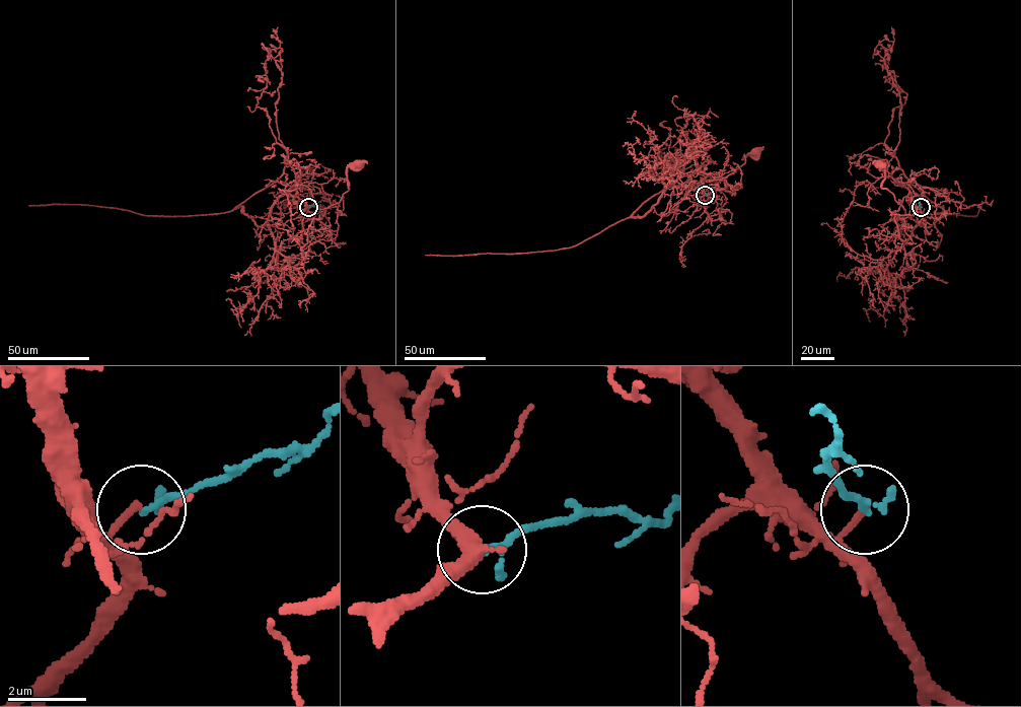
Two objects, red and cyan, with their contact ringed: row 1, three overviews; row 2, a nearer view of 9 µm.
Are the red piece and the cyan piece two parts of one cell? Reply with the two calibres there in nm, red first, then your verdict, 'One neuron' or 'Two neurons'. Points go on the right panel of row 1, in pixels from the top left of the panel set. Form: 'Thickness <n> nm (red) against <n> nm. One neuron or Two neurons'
Thickness 160 nm (red) against 130 nm. One neuron

